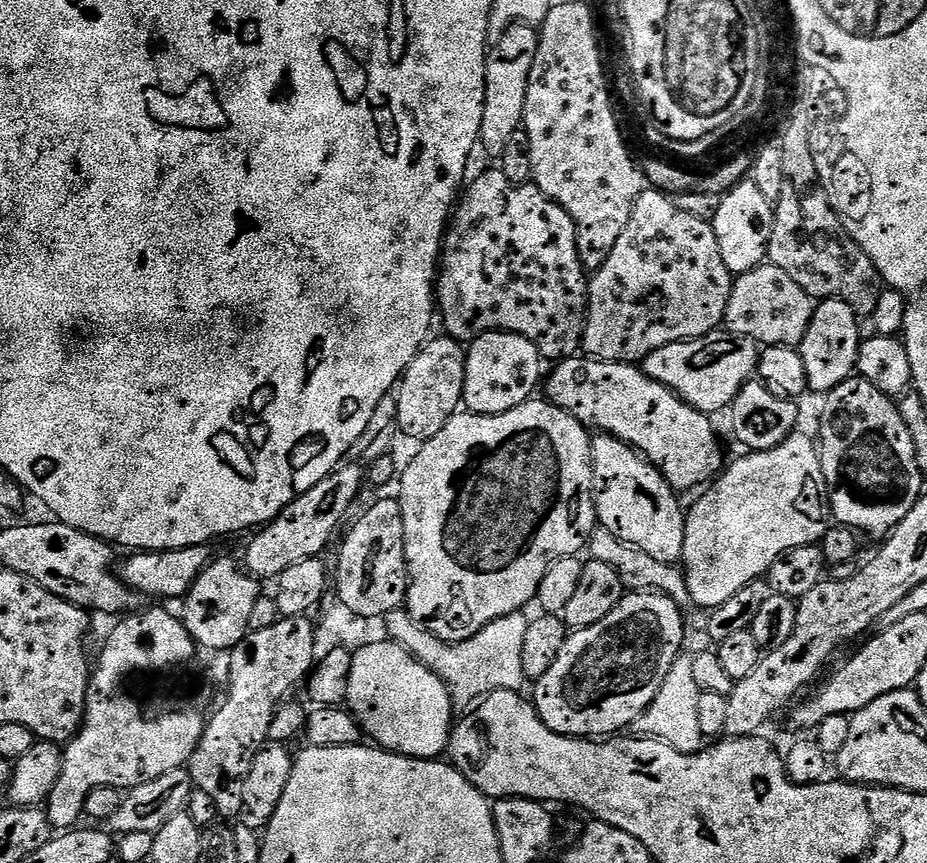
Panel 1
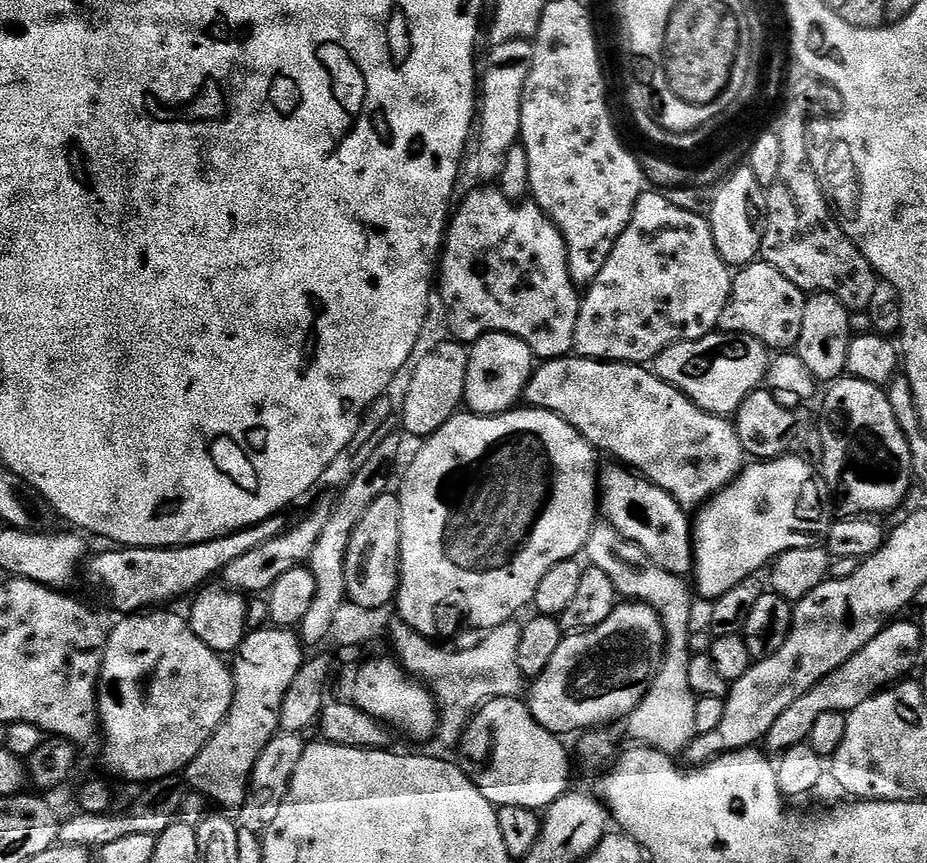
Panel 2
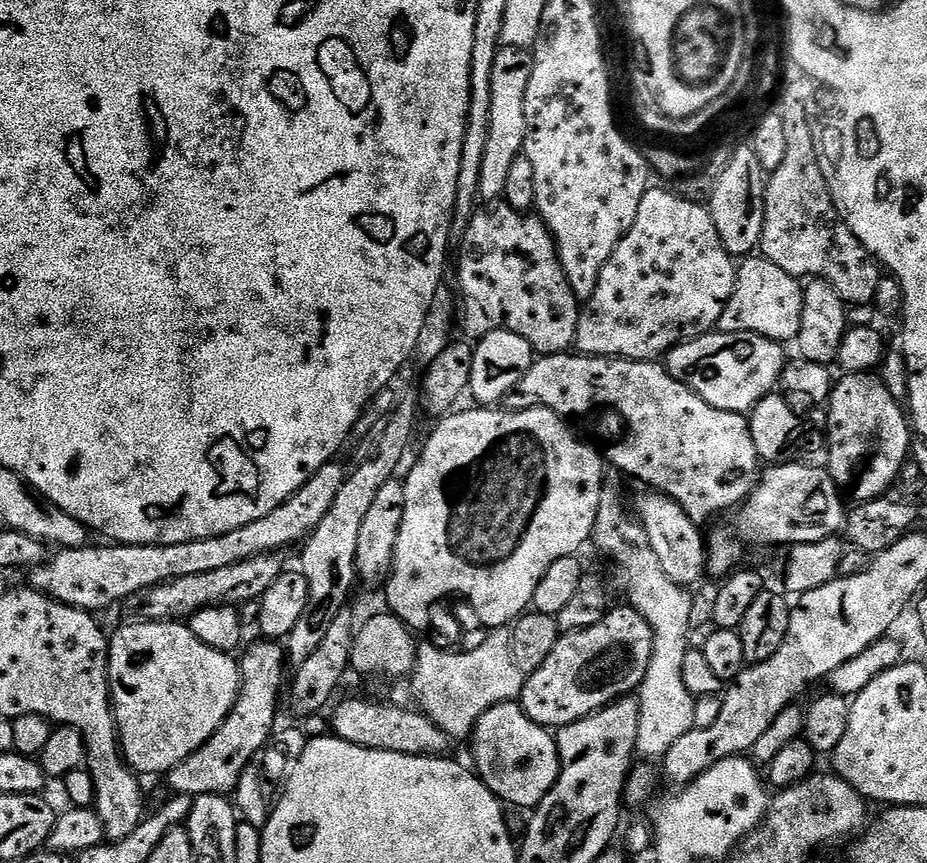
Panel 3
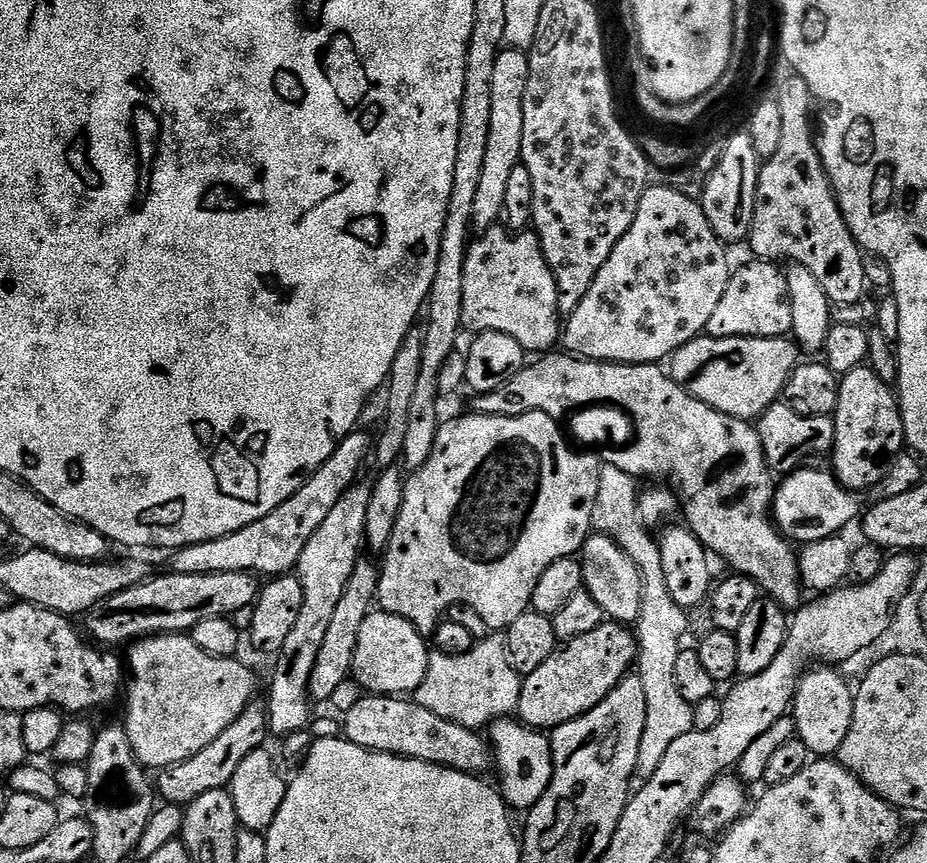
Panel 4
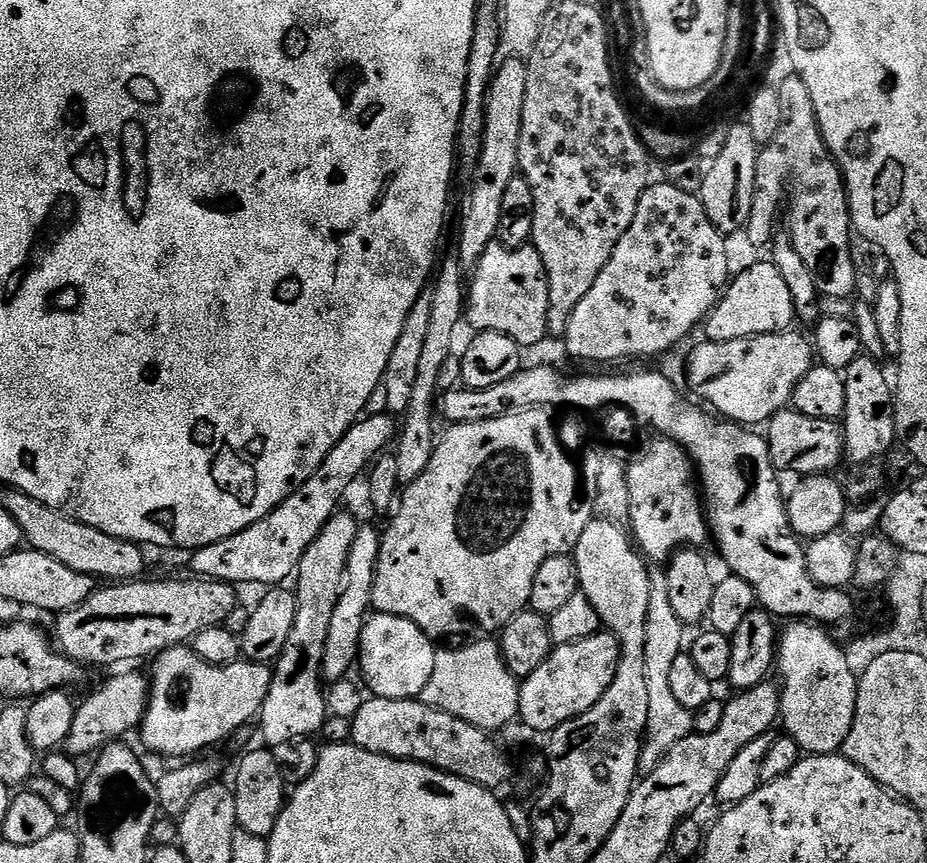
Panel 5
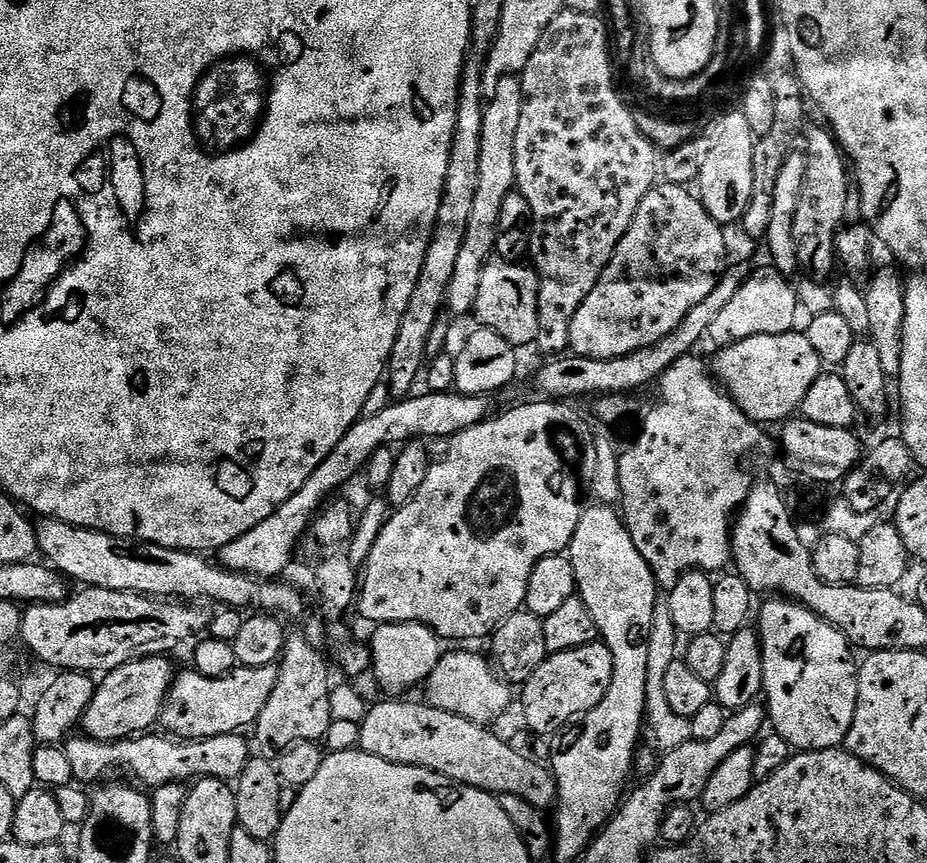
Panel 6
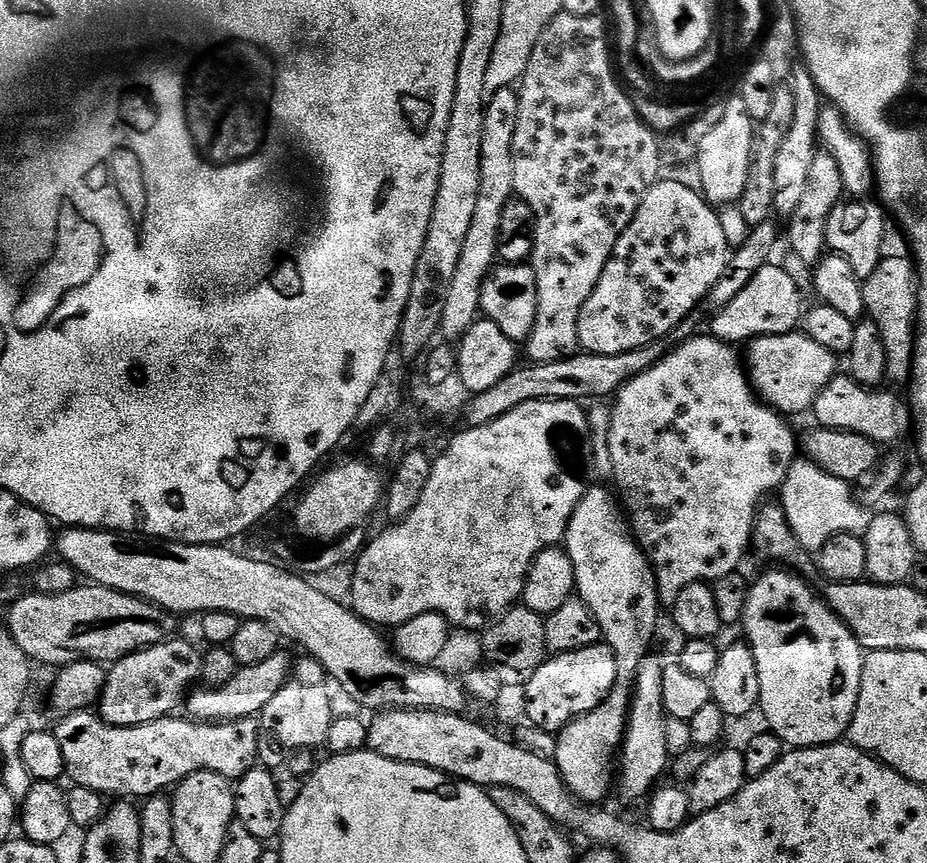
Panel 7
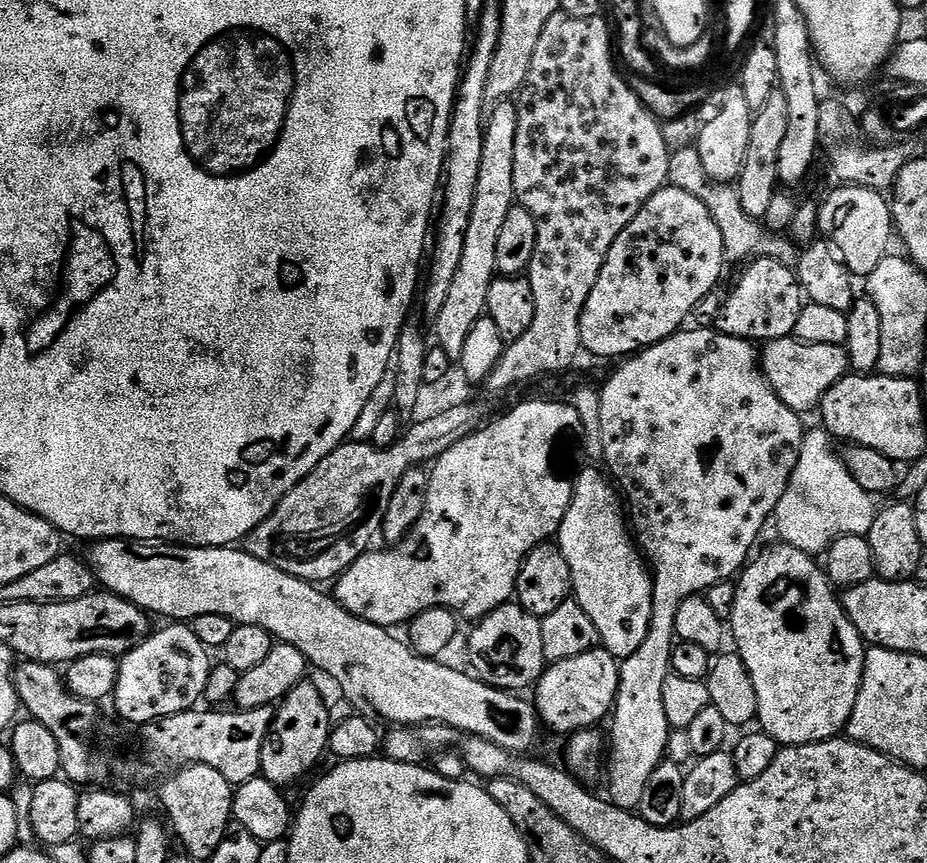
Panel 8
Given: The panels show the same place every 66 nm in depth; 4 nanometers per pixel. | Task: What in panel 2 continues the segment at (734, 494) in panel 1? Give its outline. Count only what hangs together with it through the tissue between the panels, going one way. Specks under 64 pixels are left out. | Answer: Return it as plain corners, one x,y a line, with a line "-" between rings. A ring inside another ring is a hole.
785,454
778,459
765,460
749,463
743,472
737,476
734,483
728,485
719,492
716,496
712,497
708,503
703,505
697,511
697,518
695,515
693,521
693,571
692,576
696,578
696,584
694,580
694,588
697,595
706,598
705,601
711,602
721,597
722,594
726,594
728,590
733,589
738,582
744,581
746,578
757,575
764,567
764,569
777,557
779,557
786,550
790,549
802,549
817,547
827,535
827,532
831,528
834,513
832,513
832,504
834,508
834,500
831,495
831,488
828,487
828,483
824,480
824,475
820,470
812,463
812,465
804,458
800,456
792,456
793,454

